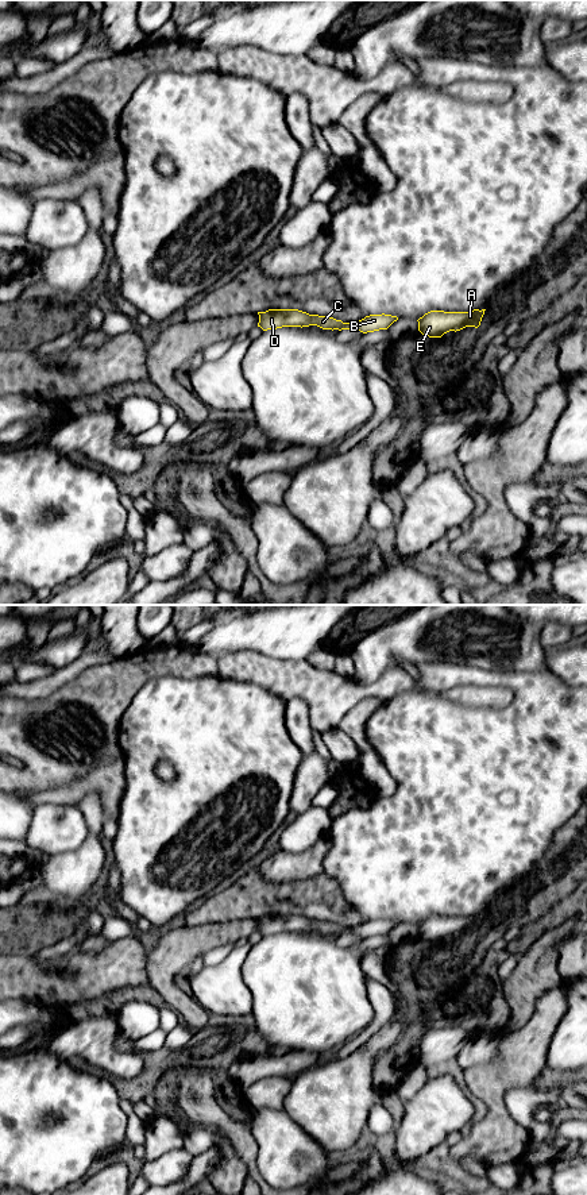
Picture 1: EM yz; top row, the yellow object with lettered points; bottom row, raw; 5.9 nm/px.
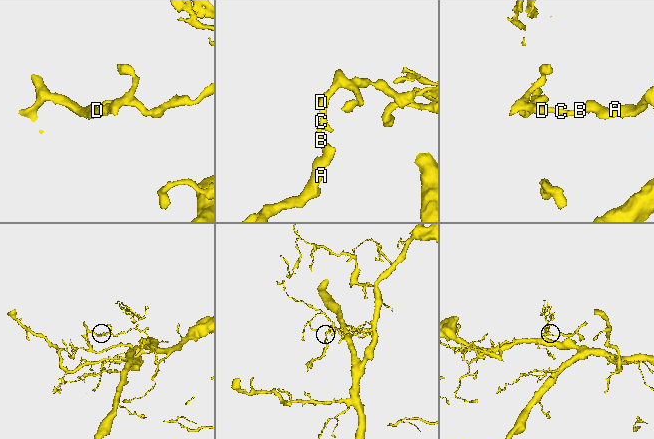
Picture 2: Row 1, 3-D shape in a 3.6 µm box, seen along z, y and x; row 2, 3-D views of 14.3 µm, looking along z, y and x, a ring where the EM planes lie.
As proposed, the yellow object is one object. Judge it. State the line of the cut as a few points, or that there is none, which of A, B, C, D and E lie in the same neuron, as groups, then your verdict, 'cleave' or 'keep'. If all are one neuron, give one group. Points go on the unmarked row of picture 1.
cut in yz along (346, 928), (340, 933); A B E / C D; cleave

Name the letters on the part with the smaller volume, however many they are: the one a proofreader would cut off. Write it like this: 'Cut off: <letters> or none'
Cut off: A, B, E

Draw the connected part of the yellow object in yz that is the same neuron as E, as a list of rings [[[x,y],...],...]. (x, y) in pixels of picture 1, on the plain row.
[[[474,914],[468,917],[444,917],[430,915],[420,922],[418,936],[429,942],[441,942],[449,936],[460,936],[466,932],[480,930],[486,914]]]

